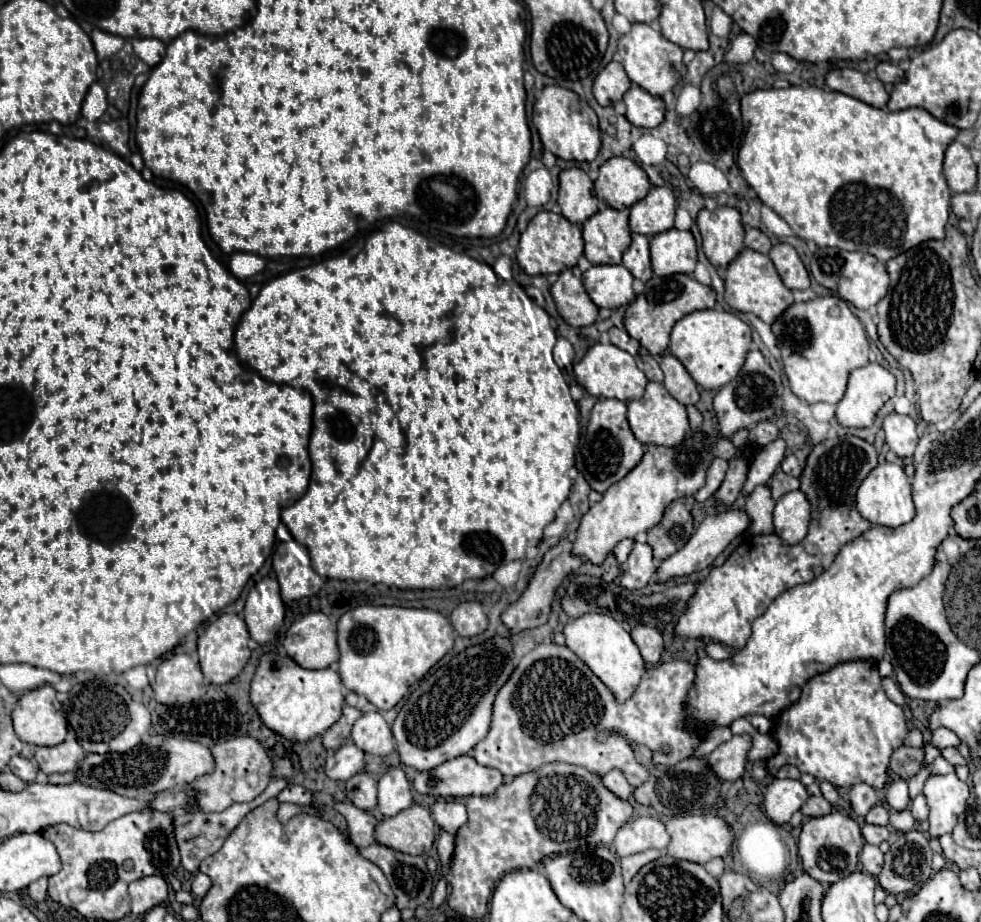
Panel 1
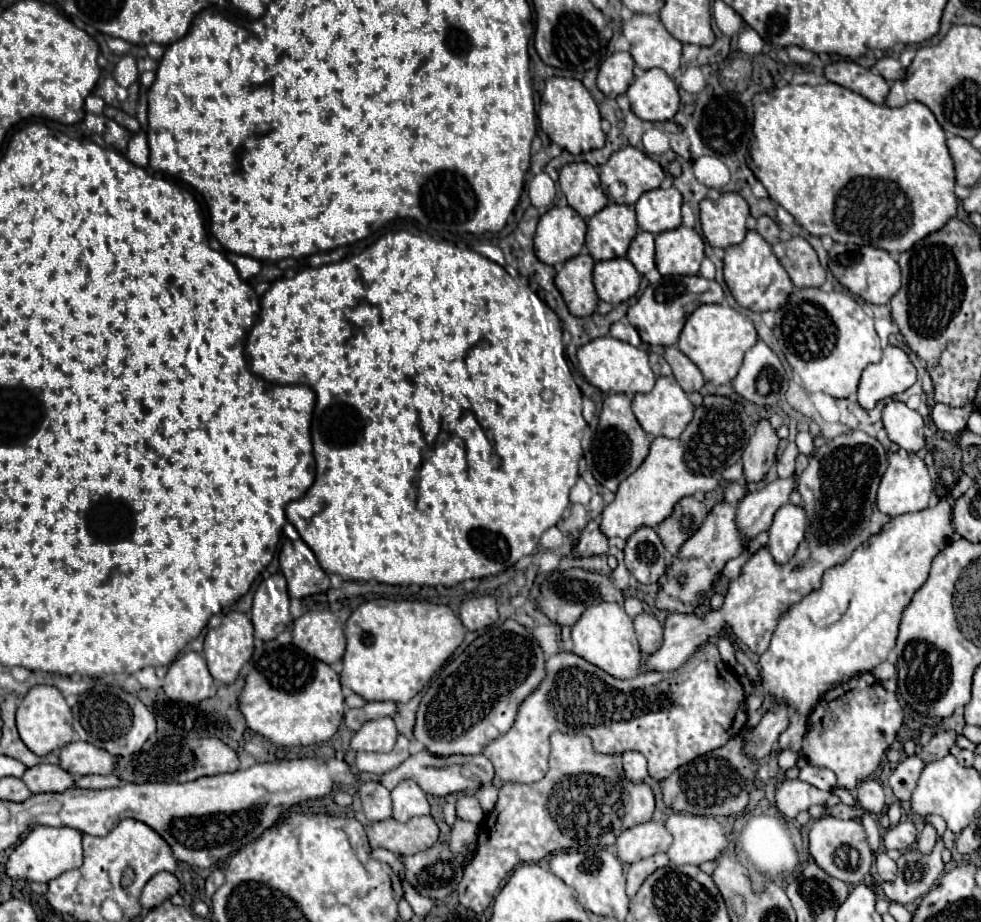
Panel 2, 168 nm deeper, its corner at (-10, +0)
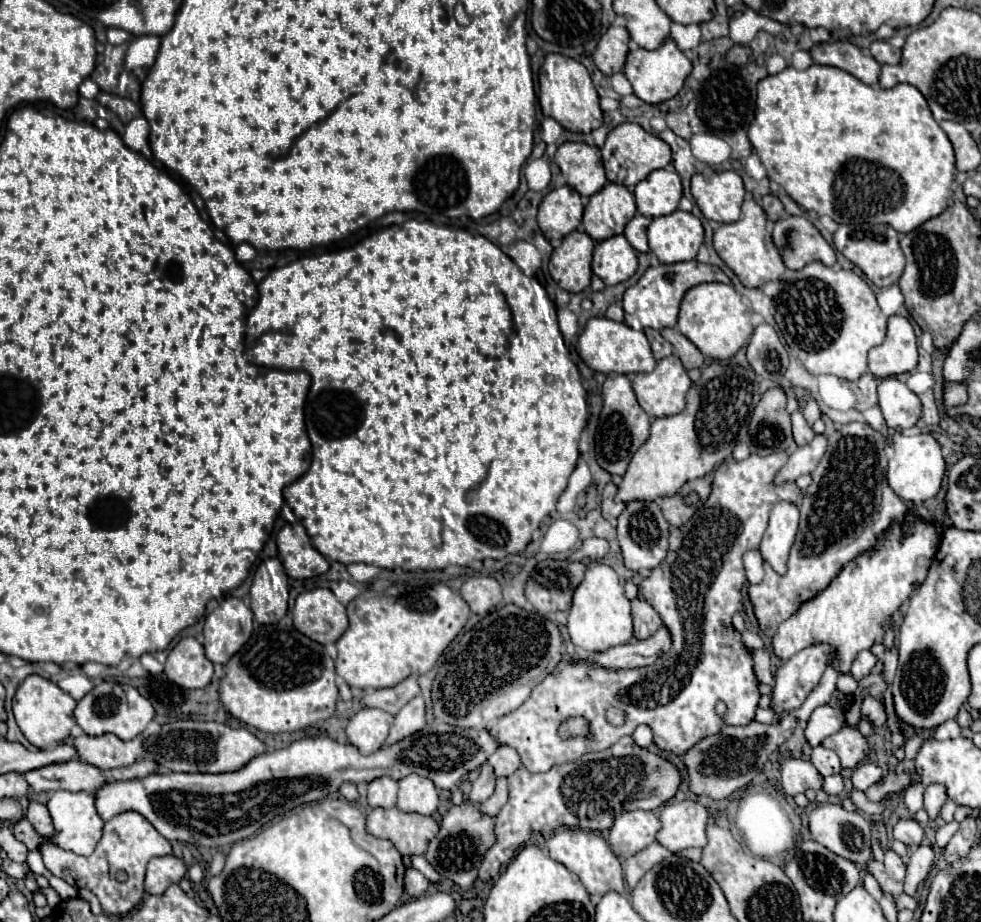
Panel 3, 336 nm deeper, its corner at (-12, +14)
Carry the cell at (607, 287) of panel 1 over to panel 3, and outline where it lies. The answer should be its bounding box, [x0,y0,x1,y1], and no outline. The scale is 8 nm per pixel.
[593,234,637,286]

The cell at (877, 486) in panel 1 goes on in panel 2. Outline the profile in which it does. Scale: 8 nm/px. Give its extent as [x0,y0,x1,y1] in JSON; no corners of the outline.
[877,452,933,518]

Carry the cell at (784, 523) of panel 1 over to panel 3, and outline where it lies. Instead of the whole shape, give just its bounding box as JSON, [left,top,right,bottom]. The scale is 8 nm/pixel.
[761,502,799,574]

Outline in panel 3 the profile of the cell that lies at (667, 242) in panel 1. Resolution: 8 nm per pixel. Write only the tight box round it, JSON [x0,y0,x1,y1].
[649,210,703,264]

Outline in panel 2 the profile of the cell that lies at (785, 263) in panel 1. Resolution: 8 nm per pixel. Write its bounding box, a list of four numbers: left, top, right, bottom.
[773,236,827,288]

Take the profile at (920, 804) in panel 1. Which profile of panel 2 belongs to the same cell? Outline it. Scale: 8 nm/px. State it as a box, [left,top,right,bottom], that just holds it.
[917,824,937,854]

